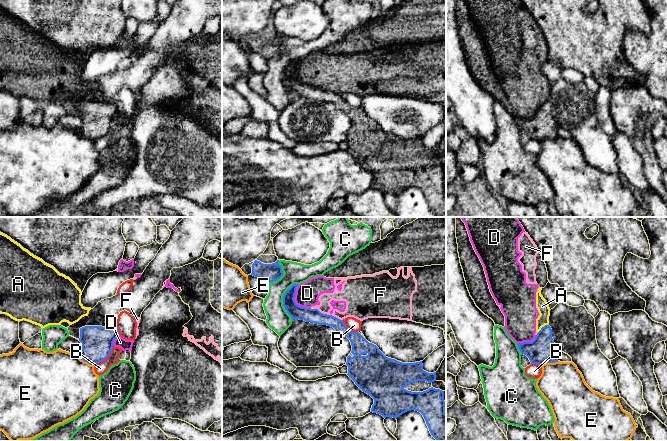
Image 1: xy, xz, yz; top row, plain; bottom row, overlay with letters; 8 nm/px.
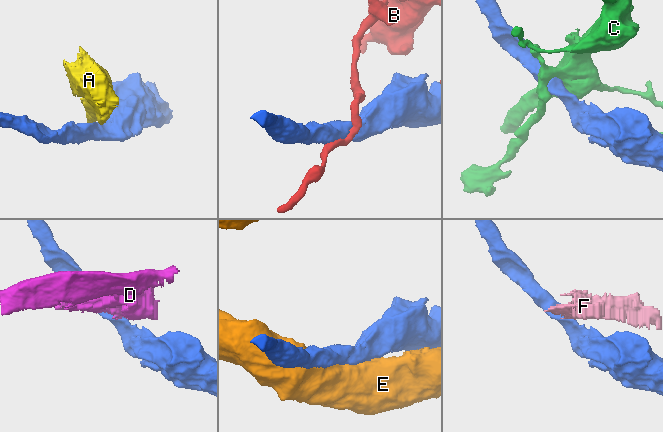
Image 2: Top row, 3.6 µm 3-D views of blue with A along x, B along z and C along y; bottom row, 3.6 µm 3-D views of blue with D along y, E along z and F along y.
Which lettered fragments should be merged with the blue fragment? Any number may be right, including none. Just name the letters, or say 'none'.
none

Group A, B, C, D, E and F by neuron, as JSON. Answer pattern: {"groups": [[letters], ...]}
{"groups": [["A", "D", "F"], ["B"], ["C"], ["E"]]}

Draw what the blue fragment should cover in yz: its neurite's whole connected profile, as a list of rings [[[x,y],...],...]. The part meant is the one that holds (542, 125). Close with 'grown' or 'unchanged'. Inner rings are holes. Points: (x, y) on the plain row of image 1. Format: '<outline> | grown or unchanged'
[[[549,101],[542,103],[532,118],[517,121],[520,128],[526,131],[532,140],[543,141],[558,138],[556,130],[558,124],[552,114],[552,105]]] | unchanged

